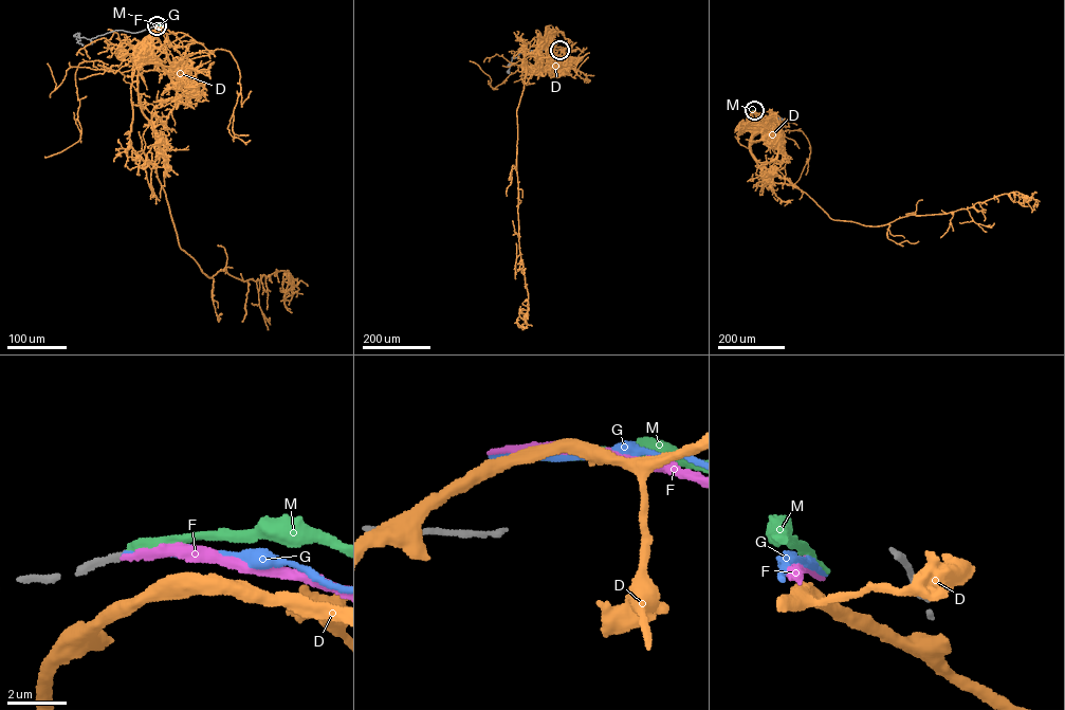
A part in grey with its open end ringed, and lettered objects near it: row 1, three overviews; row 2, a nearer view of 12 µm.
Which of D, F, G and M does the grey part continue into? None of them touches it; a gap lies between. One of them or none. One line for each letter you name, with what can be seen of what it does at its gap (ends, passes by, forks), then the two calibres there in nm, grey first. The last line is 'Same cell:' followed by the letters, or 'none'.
Same cell: none

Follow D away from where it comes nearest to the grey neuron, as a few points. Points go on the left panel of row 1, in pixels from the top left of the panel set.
D: (157, 26), (157, 36), (153, 37), (147, 56), (169, 77), (167, 53), (152, 33)

